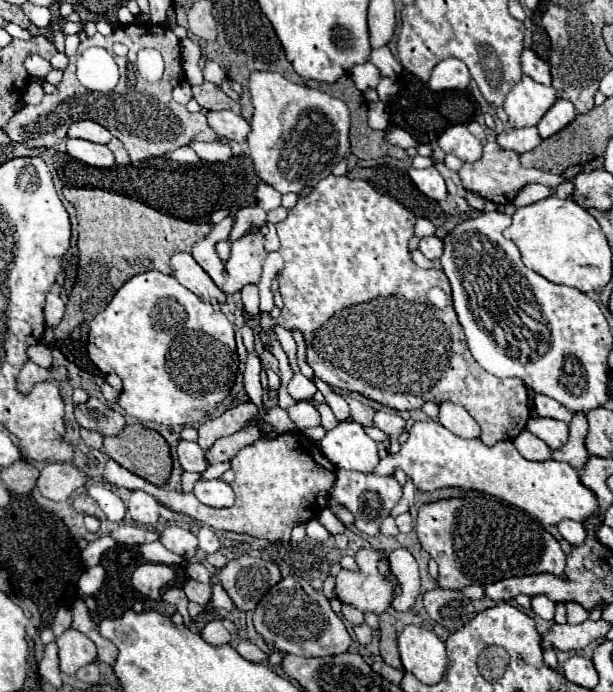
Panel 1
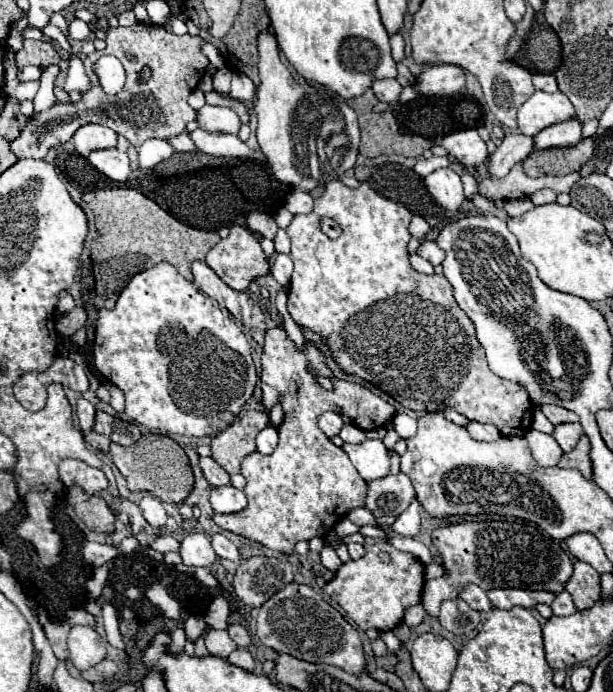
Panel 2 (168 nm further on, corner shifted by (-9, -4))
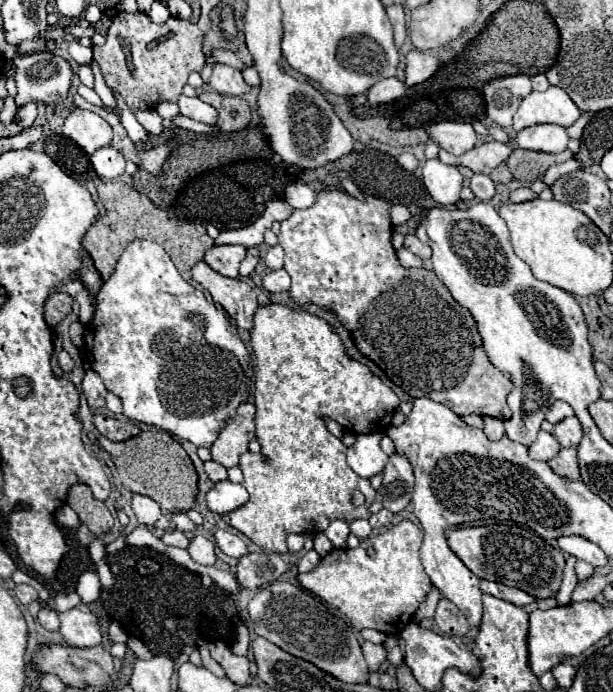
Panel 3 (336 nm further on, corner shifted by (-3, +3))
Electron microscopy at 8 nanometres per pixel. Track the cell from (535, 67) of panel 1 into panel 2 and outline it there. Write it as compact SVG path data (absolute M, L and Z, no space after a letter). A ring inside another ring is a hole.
M534 74L532 76L532 82L538 90L544 90L544 92L558 92L558 84L556 84L556 78L554 74Z

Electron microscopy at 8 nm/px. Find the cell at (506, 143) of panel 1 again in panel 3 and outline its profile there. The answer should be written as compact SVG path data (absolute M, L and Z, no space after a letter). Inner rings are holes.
M488 141L480 147L474 147L470 151L466 151L464 155L452 155L444 149L440 149L440 161L446 165L462 165L472 169L474 173L490 173L494 167L498 167L500 163L504 163L508 159L508 155L512 153L510 145L498 143L498 141Z

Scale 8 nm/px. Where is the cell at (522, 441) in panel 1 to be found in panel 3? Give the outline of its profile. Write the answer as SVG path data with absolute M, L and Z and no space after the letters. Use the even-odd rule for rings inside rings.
M540 431L538 433L538 439L530 445L530 457L536 459L536 461L550 461L552 457L558 455L560 451L560 443L556 441L554 435L546 433L546 431Z

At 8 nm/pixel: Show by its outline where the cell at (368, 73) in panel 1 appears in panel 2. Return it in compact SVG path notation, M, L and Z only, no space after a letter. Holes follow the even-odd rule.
M374 78L372 80L372 90L374 90L374 94L380 102L392 104L392 102L398 100L398 96L402 92L402 86L396 80L378 80L378 78Z

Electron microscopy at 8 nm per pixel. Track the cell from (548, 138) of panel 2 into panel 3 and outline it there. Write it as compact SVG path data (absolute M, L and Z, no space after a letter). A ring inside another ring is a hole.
M532 125L516 135L516 145L530 151L560 153L568 145L568 133L564 127L556 125Z

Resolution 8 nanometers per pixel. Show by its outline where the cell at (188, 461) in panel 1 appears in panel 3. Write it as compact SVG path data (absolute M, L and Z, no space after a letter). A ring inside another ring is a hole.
M206 461L206 463L204 463L204 469L206 469L208 477L210 477L214 483L216 483L216 481L224 481L224 479L228 477L226 469L224 469L220 463L216 463L216 461Z

